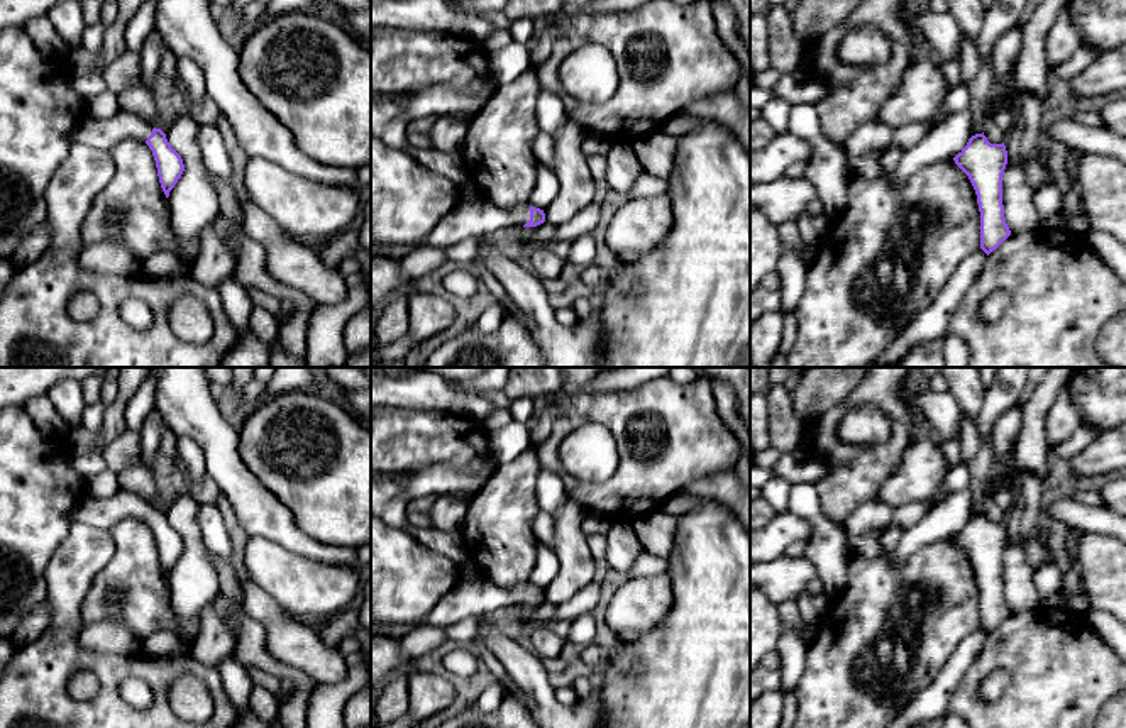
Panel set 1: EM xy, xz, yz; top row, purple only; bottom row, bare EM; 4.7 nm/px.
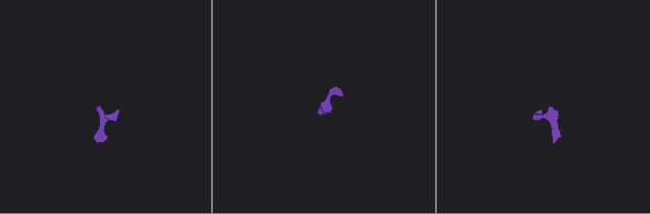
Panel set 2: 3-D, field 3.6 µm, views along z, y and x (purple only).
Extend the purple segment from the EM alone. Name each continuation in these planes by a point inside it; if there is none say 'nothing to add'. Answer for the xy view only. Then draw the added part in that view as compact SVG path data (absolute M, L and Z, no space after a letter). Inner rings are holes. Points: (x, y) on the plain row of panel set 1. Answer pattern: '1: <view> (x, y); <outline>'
1: xy (100, 512); M120 489L108 498L93 498L86 494L71 511L71 523L86 523L110 530L124 518L137 518L146 521L152 513L152 505L142 496Z

